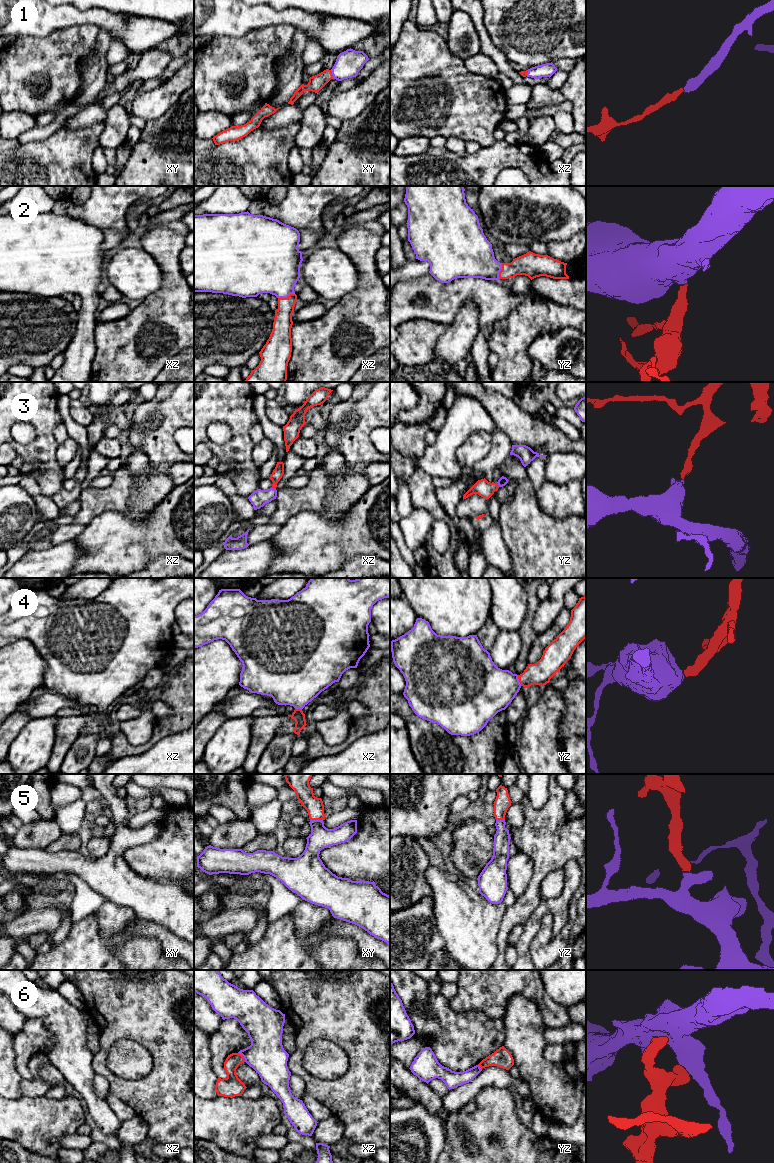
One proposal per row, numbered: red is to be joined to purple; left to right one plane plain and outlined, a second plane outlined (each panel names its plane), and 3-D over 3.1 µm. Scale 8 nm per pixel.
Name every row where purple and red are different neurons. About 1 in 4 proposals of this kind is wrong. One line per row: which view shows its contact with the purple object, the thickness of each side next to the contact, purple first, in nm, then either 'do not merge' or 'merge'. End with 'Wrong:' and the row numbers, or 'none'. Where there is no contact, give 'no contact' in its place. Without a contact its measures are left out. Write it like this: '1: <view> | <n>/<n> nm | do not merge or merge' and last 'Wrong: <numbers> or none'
1: xy | 200/120 nm | merge
2: xz | 400/150 nm | merge
3: yz | 70/140 nm | merge
4: yz | 380/190 nm | merge
5: xy | 180/140 nm | merge
6: xz | 300/160 nm | do not merge
Wrong: 6

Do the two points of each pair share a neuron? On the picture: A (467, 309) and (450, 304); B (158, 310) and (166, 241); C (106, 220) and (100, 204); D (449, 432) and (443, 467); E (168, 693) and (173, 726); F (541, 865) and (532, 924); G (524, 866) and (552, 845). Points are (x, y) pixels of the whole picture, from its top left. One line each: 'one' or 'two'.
A: two
B: one
C: one
D: one
E: one
F: two
G: two

